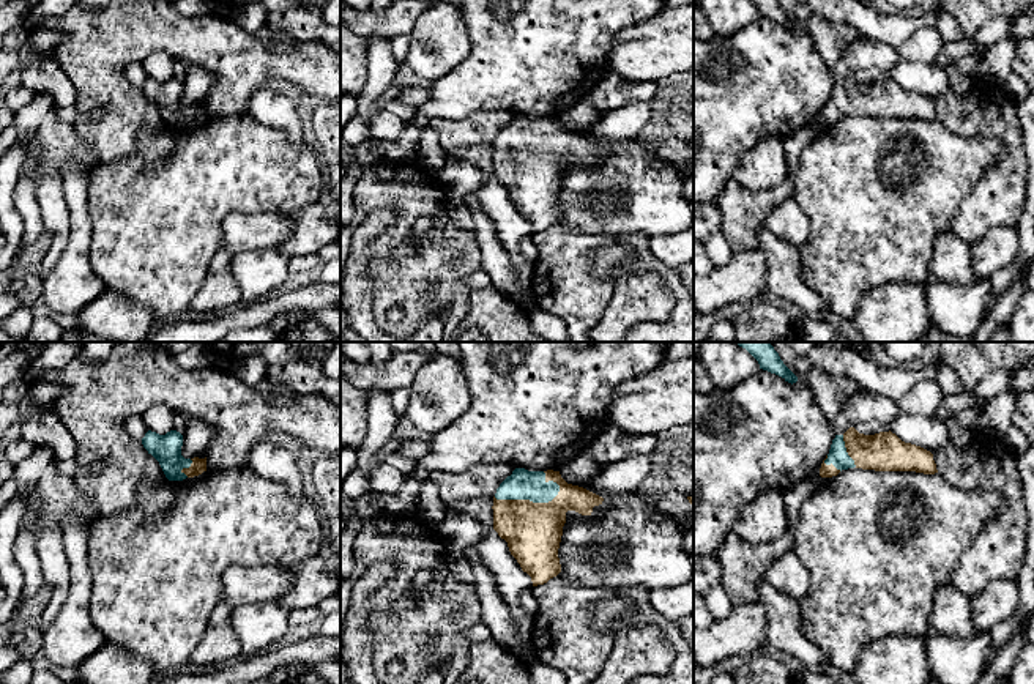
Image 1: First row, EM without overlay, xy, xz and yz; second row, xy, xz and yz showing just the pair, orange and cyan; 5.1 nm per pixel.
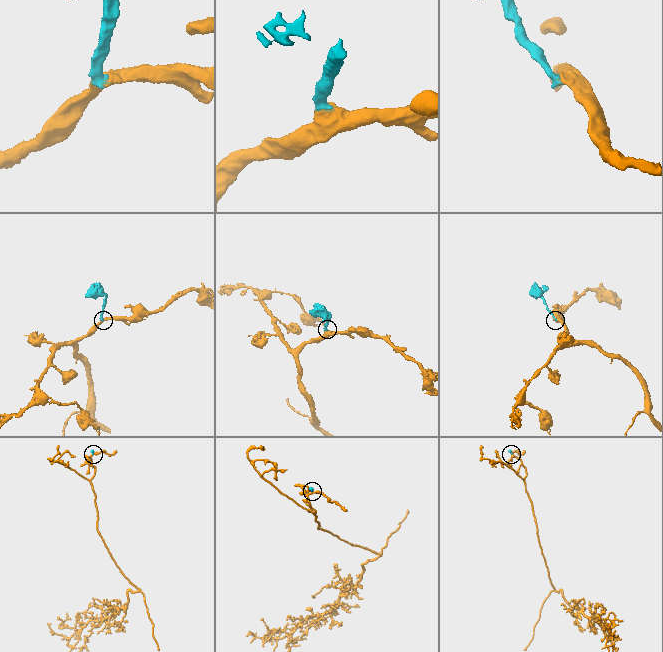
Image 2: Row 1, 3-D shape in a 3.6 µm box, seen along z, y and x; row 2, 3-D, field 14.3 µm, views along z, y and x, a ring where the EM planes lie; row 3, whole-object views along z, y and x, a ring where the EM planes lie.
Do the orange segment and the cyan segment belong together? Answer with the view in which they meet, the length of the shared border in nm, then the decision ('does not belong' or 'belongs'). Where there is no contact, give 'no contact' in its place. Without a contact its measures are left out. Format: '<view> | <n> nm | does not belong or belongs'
xz | 340 nm | belongs

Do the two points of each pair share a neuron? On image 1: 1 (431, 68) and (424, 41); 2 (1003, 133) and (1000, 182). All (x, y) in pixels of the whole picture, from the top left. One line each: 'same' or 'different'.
1: same
2: same

